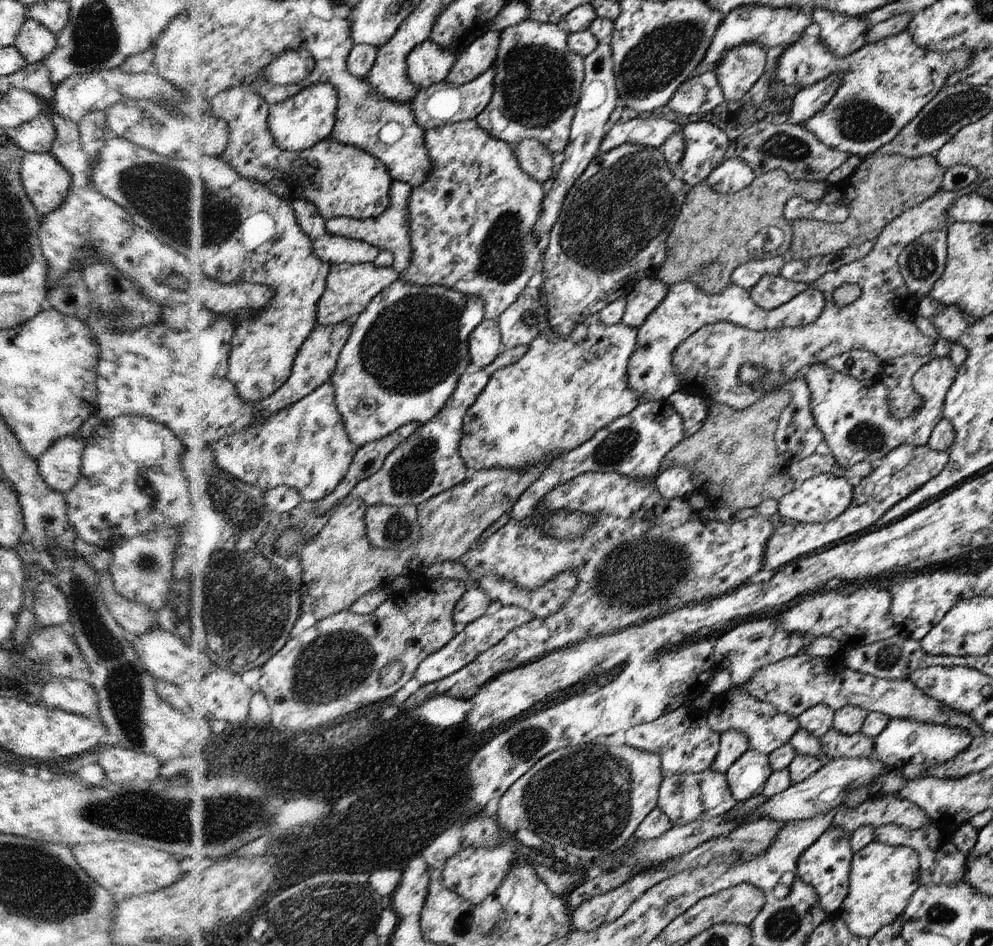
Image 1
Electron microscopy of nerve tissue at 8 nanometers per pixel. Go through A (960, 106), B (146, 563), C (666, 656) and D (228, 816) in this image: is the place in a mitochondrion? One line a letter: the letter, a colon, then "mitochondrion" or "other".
A: mitochondrion
B: mitochondrion
C: other
D: mitochondrion

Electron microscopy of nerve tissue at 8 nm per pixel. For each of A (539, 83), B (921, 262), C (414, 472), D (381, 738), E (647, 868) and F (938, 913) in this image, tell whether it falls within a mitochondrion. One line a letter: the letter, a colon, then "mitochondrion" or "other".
A: mitochondrion
B: mitochondrion
C: mitochondrion
D: other
E: other
F: mitochondrion

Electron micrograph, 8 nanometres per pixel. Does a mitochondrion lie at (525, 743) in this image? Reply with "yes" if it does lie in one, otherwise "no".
yes

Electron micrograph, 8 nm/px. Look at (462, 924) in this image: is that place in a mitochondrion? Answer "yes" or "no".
no

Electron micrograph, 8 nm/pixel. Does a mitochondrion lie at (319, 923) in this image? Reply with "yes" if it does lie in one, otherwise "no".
yes

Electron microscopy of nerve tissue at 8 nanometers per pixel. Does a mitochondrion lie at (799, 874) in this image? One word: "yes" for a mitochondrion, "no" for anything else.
no

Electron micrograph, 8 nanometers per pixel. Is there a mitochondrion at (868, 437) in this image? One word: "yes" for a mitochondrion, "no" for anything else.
yes

